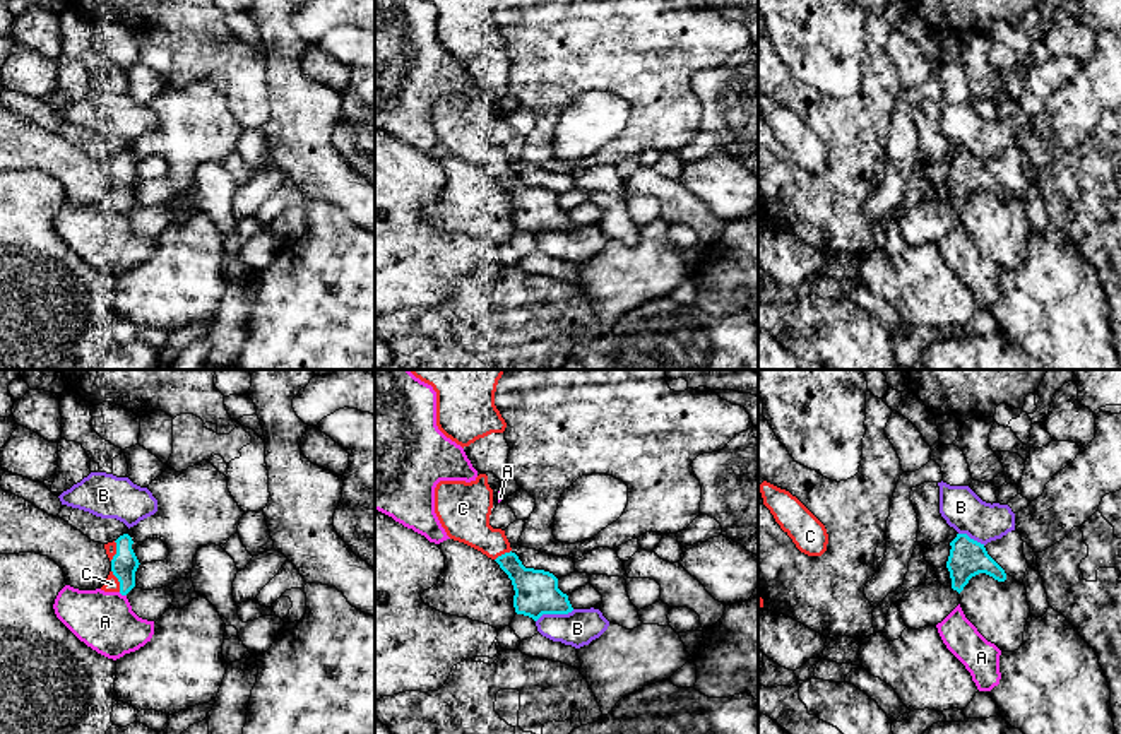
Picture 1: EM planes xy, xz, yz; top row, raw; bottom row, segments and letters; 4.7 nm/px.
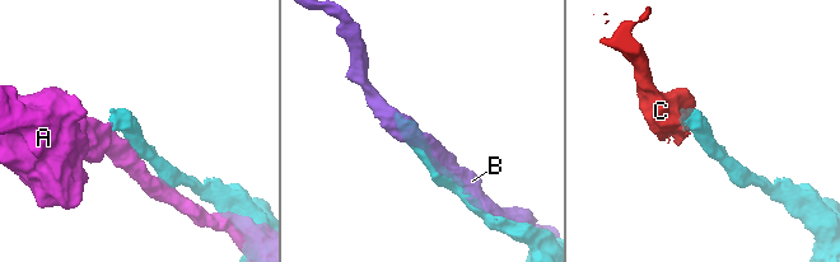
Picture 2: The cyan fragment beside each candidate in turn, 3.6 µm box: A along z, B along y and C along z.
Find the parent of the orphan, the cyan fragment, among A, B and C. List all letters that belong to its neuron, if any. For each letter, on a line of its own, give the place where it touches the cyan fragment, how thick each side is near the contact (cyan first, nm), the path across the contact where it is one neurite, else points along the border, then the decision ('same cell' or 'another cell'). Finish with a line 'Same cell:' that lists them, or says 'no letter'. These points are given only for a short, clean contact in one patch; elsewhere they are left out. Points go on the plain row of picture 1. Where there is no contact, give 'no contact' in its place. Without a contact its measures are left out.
A: contact xy (122, 211); calibres 130 and 280 nm; another cell
B: contact xz (555, 230); calibres 200 and 170 nm; another cell
C: contact xy (118, 197); calibres 130 and 70 nm; same cell
Same cell: C

